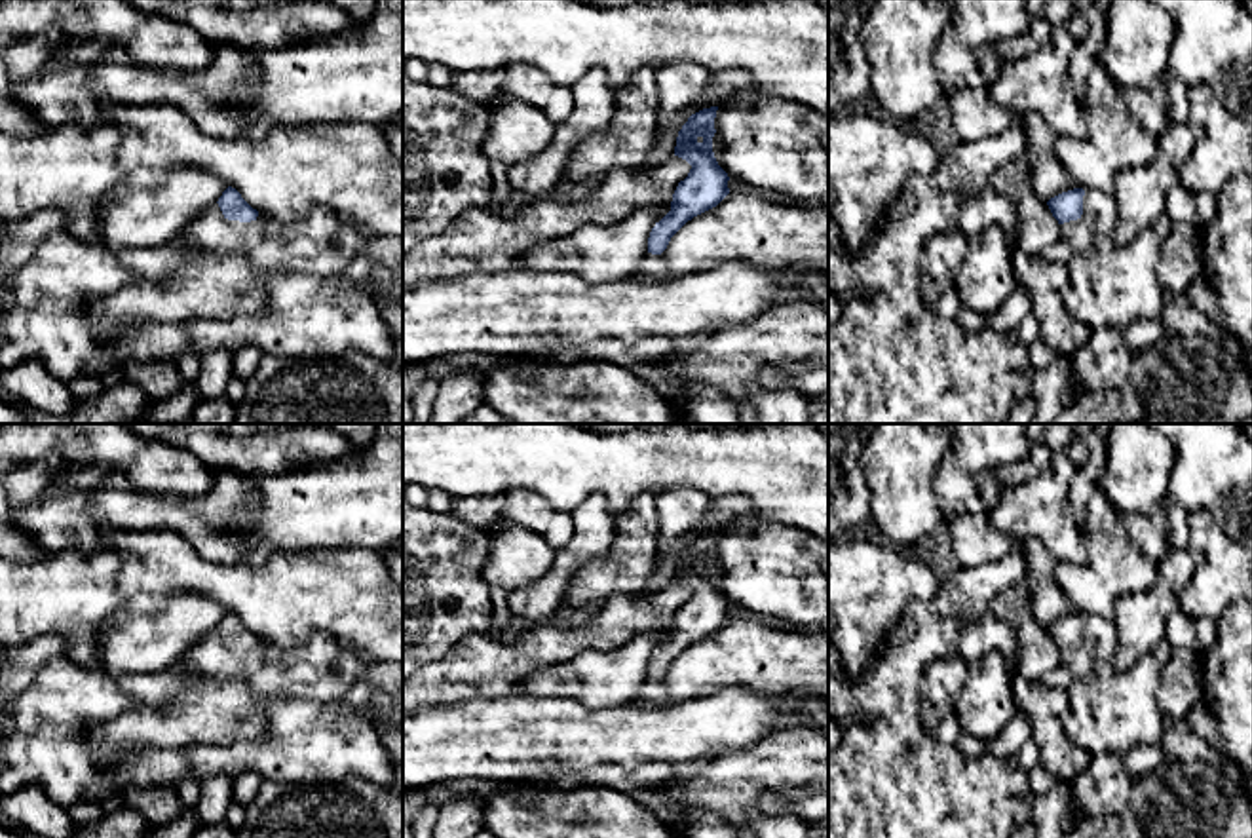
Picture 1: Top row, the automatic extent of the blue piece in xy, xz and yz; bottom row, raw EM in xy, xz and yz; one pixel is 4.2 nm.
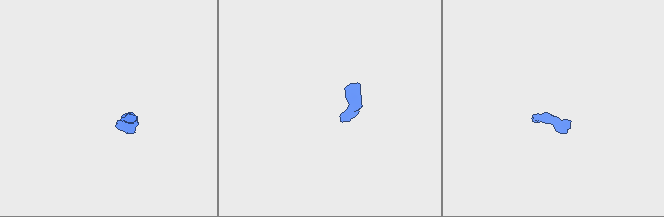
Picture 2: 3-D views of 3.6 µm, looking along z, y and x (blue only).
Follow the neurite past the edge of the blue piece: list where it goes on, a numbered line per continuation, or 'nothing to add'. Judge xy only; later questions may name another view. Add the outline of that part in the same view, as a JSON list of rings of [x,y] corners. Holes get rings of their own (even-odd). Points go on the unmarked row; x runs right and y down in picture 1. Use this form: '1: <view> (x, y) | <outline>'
1: xy (240, 683) | [[[213,629],[186,650],[180,665],[205,682],[173,703],[135,703],[89,730],[87,751],[97,766],[120,764],[133,749],[194,749],[262,737],[272,699],[338,703],[359,680],[403,703],[403,663],[365,659],[329,633],[281,650],[260,637],[251,648],[228,646]]]

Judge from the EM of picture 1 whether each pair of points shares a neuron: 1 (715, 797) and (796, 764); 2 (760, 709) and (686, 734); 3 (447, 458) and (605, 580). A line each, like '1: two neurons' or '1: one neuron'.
1: one neuron
2: one neuron
3: two neurons

